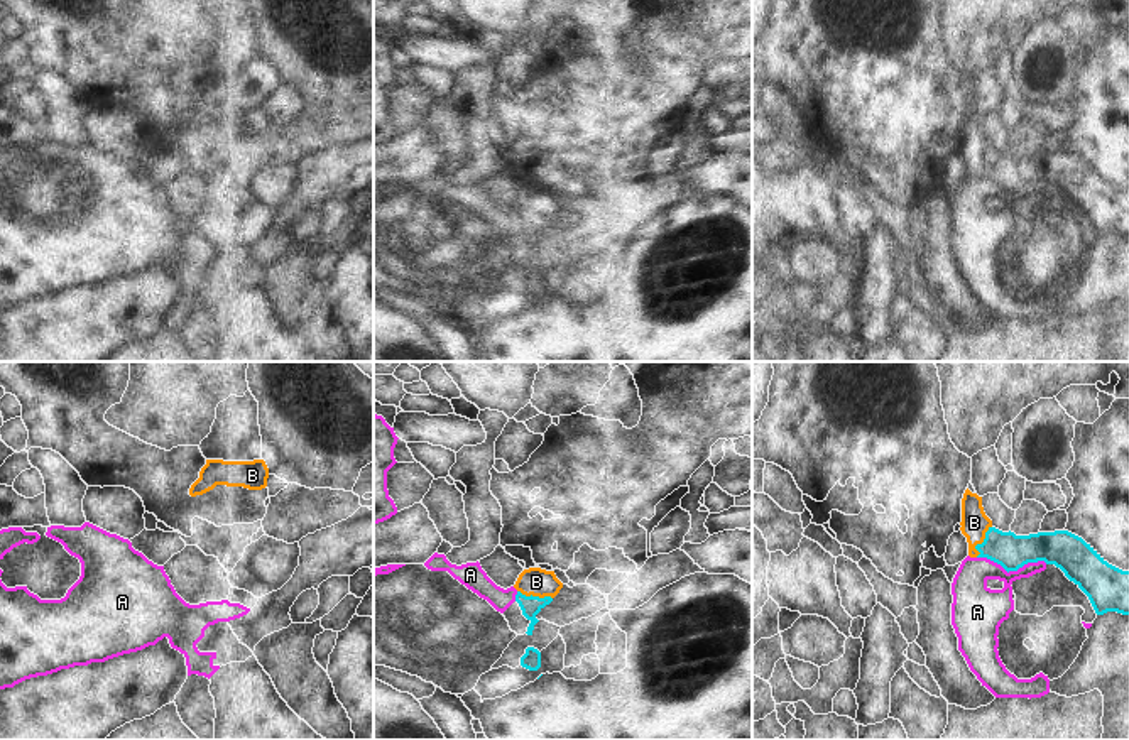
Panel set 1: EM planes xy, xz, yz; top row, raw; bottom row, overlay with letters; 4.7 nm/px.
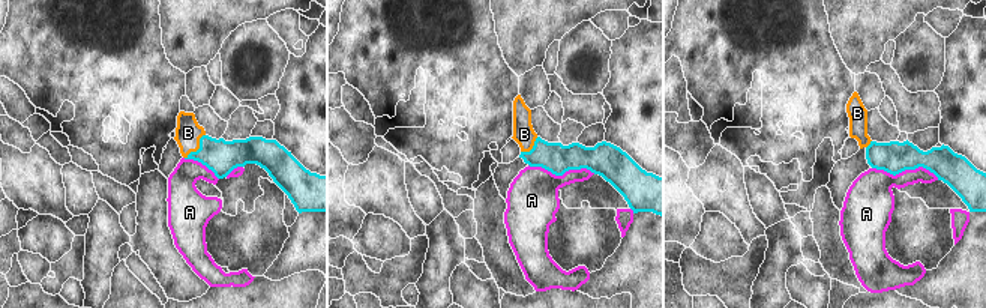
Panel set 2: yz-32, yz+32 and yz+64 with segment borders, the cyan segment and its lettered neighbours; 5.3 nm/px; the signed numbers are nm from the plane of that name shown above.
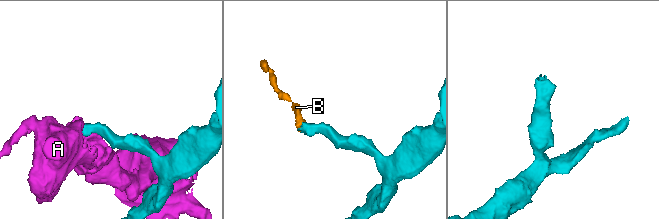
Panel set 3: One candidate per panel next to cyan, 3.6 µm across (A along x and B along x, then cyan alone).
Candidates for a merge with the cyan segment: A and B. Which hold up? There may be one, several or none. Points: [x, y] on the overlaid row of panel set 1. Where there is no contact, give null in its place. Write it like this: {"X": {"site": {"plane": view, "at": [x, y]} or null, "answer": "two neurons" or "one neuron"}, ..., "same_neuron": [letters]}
{"A": {"site": {"plane": "yz", "at": [1013, 570]}, "answer": "two neurons"}, "B": {"site": {"plane": "yz", "at": [982, 543]}, "answer": "one neuron"}, "same_neuron": ["B"]}

